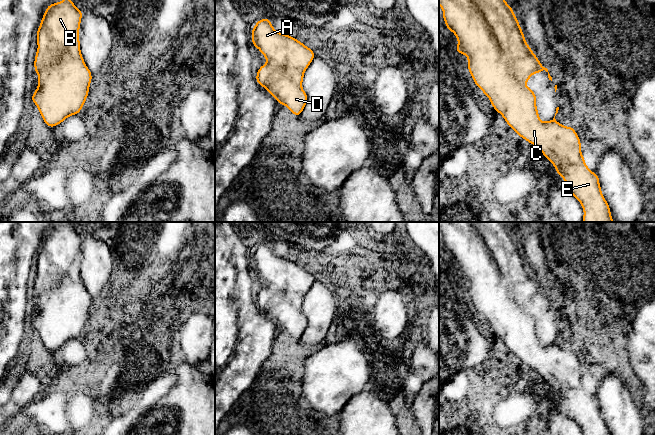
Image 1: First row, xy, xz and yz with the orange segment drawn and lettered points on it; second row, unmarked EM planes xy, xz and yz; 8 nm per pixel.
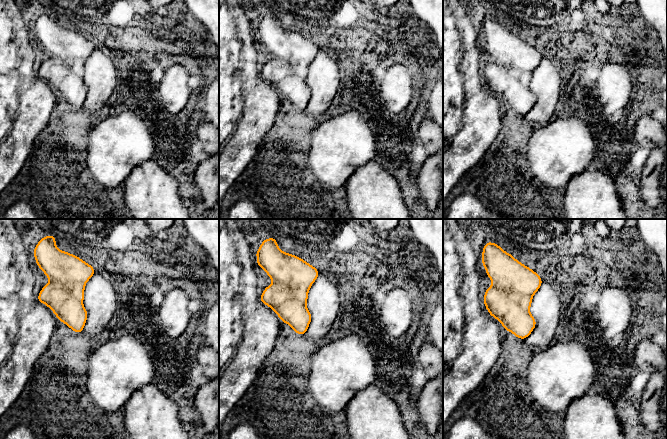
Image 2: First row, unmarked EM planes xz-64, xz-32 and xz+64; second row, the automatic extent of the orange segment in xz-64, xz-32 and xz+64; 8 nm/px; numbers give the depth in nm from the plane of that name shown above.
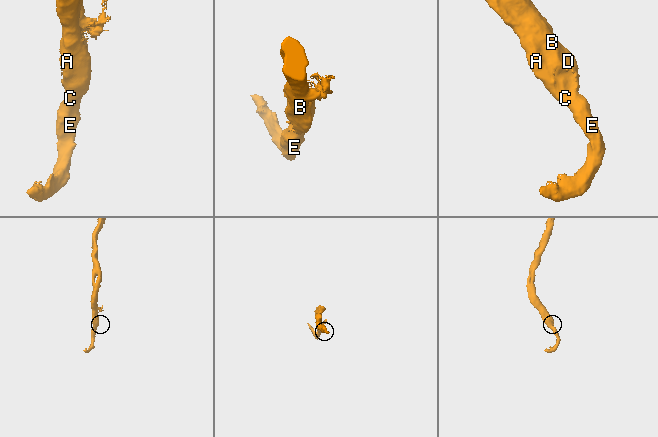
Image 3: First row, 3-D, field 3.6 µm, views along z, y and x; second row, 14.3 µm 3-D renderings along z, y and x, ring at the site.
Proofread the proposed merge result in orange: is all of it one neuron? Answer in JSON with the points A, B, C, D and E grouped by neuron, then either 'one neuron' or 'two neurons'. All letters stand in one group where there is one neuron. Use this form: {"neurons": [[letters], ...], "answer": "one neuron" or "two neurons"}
{"neurons": [["A", "C", "E"], ["B", "D"]], "answer": "two neurons"}

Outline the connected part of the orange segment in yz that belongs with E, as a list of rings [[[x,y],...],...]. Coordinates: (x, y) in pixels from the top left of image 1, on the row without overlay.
[[[439,222],[439,229],[443,234],[443,243],[447,253],[452,255],[458,263],[458,270],[455,274],[467,280],[467,291],[470,299],[477,311],[490,323],[493,332],[503,340],[507,348],[520,361],[535,369],[544,378],[545,382],[554,389],[558,399],[564,403],[568,417],[579,424],[583,435],[610,435],[609,429],[601,416],[597,397],[591,396],[585,388],[585,383],[581,377],[581,366],[573,351],[566,351],[558,347],[555,340],[548,346],[540,344],[536,330],[536,319],[525,307],[530,304],[532,298],[538,298],[543,294],[548,297],[549,304],[552,305],[552,301],[548,293],[541,289],[529,269],[526,267],[521,274],[516,276],[516,281],[511,283],[504,278],[498,264],[491,255],[490,249],[472,222]]]

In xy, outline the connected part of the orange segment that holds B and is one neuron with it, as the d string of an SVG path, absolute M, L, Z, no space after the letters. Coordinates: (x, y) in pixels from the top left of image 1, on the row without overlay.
M69 222L50 227L37 254L37 278L43 282L58 280L79 256L81 243L80 234Z

